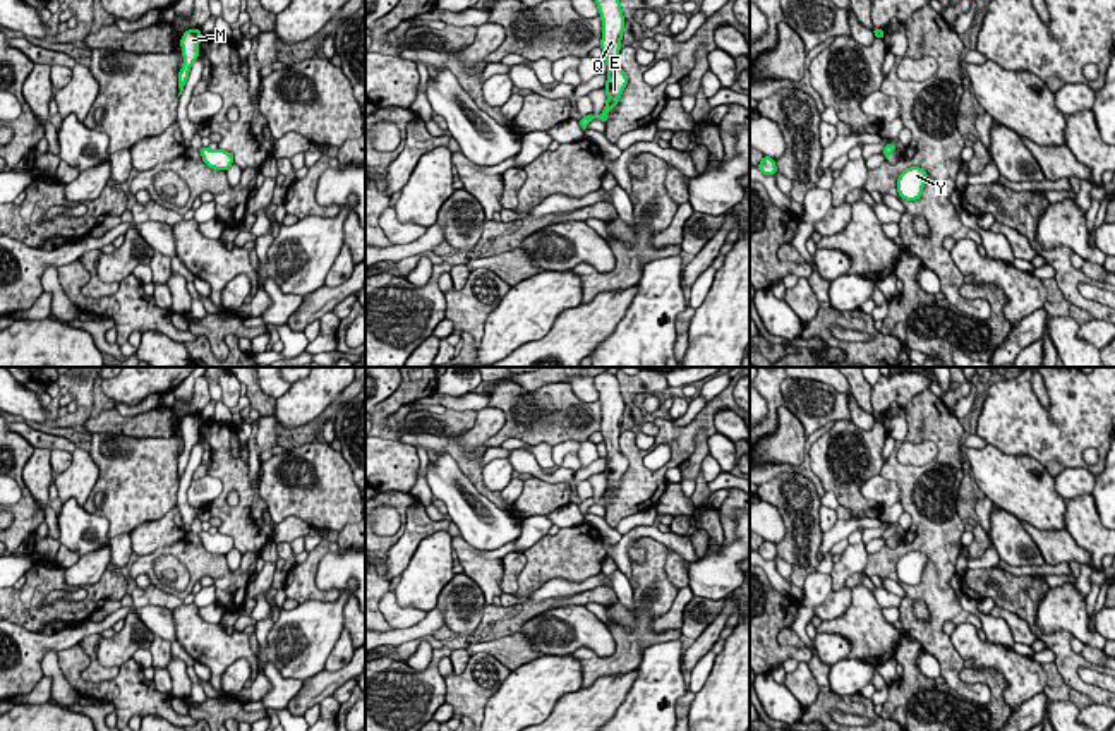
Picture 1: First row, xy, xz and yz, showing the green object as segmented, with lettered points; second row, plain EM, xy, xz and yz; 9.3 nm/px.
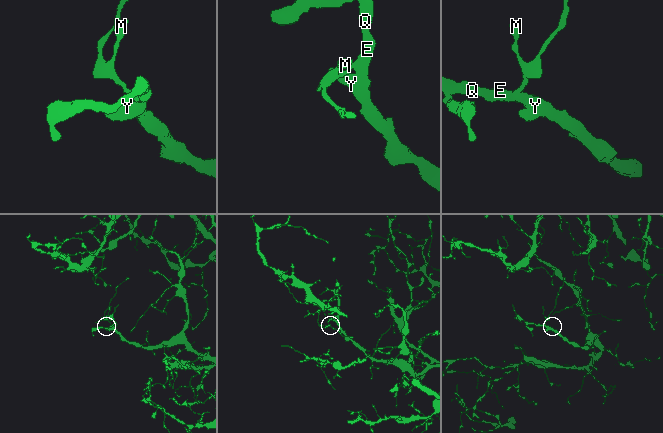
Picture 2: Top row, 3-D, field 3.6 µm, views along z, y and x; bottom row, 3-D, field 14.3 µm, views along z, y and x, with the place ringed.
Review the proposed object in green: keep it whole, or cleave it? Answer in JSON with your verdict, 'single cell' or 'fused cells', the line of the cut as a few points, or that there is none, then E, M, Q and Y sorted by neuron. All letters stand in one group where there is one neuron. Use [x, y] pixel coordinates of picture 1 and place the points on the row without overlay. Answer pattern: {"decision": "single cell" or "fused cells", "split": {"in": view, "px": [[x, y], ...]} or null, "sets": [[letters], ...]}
{"decision": "single cell", "split": null, "sets": [["E", "M", "Q", "Y"]]}

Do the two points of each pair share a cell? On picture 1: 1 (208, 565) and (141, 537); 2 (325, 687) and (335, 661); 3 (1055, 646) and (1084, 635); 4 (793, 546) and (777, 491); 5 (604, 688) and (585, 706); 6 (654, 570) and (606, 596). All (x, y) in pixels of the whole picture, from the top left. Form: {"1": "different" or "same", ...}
{"1": "different", "2": "different", "3": "different", "4": "same", "5": "same", "6": "different"}

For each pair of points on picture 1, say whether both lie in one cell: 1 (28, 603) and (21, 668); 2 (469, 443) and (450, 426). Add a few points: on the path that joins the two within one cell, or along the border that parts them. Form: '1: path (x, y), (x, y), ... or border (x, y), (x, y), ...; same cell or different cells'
1: border (18, 623), (28, 630), (50, 634); different cells
2: border (477, 414), (476, 421), (455, 436), (417, 434); different cells

